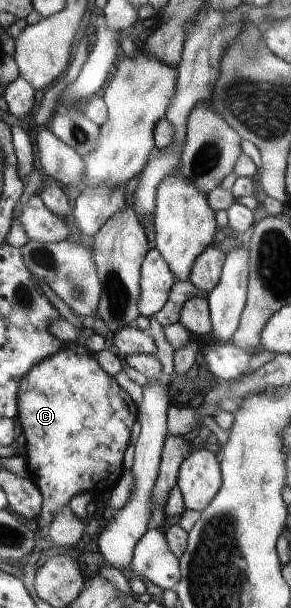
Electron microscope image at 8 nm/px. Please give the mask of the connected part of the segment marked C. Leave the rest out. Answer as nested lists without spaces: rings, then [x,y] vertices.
[[[86,339],[66,343],[61,351],[37,363],[37,367],[25,375],[25,383],[21,385],[21,415],[17,415],[16,420],[26,440],[28,477],[42,494],[39,528],[49,527],[53,515],[67,507],[77,493],[103,491],[120,482],[123,455],[129,445],[131,427],[137,419],[137,404],[115,383],[115,378],[99,367],[89,349],[83,353],[84,341]]]

